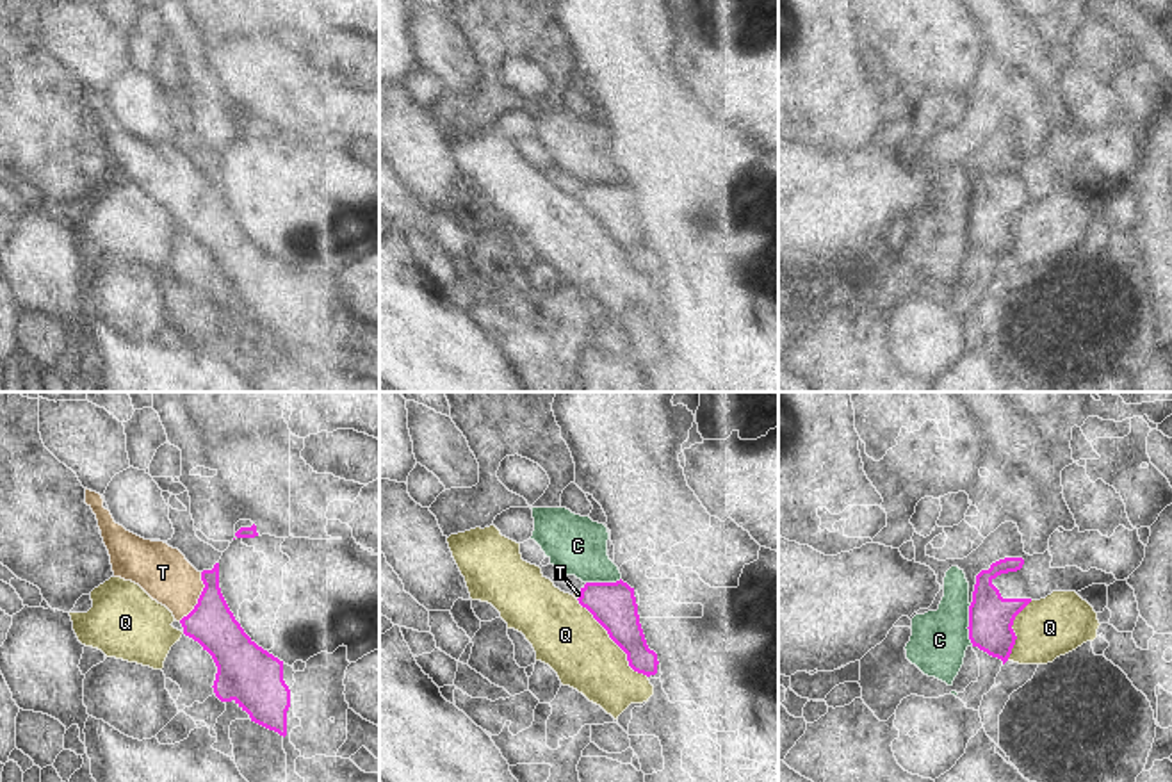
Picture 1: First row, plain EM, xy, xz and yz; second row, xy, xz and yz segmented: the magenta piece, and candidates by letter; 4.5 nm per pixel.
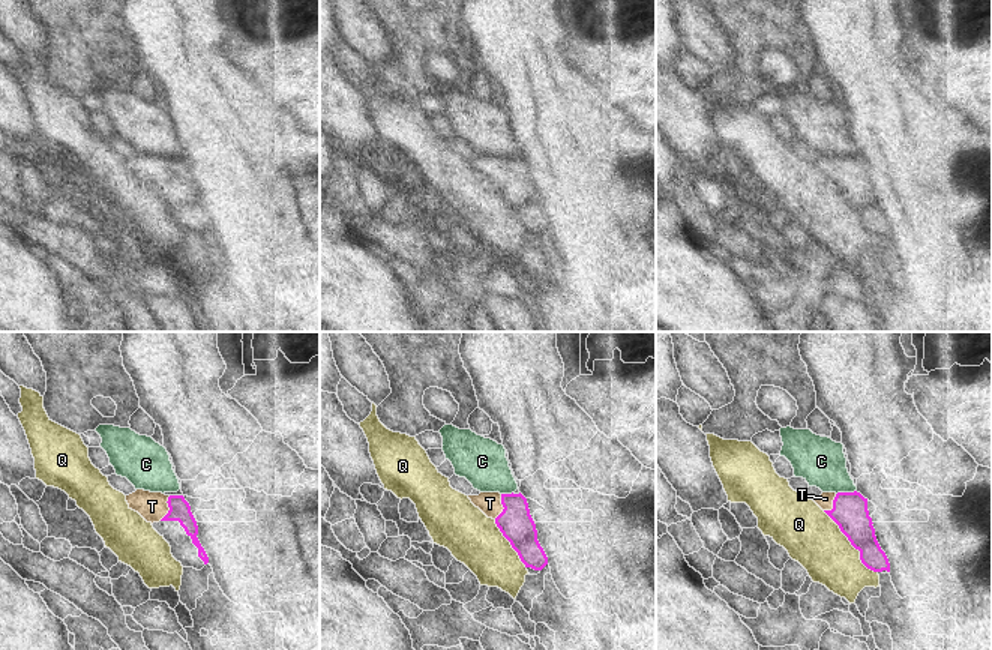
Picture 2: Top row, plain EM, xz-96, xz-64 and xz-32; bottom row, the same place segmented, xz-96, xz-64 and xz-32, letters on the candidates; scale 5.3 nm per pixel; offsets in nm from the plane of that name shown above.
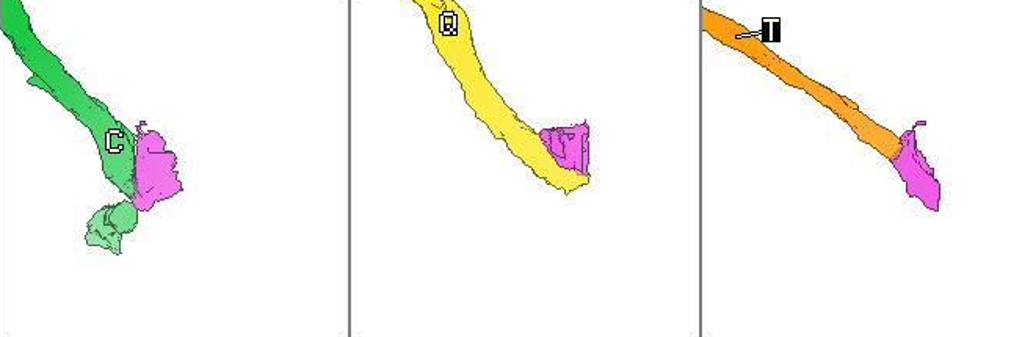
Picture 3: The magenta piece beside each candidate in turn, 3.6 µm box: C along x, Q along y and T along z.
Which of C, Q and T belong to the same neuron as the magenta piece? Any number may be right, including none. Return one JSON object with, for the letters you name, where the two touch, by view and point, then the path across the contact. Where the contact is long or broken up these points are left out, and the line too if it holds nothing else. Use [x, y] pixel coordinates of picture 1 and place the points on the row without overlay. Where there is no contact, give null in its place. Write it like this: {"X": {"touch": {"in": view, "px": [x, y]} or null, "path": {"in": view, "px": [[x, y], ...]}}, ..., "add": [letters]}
{"T": {"touch": {"in": "xy", "px": [200, 198]}, "path": {"in": "xy", "px": [[211, 223], [200, 209], [200, 198], [189, 196], [162, 173]]}}, "add": ["T"]}

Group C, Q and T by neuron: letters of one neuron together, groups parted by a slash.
C / Q / T

